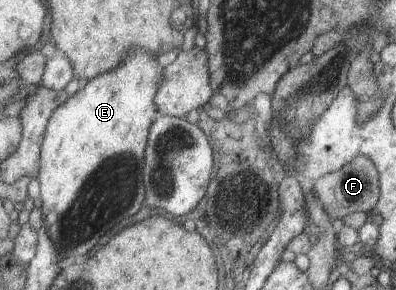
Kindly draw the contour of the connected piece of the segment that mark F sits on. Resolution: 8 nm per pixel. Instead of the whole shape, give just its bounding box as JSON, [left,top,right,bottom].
[311,155,379,219]

